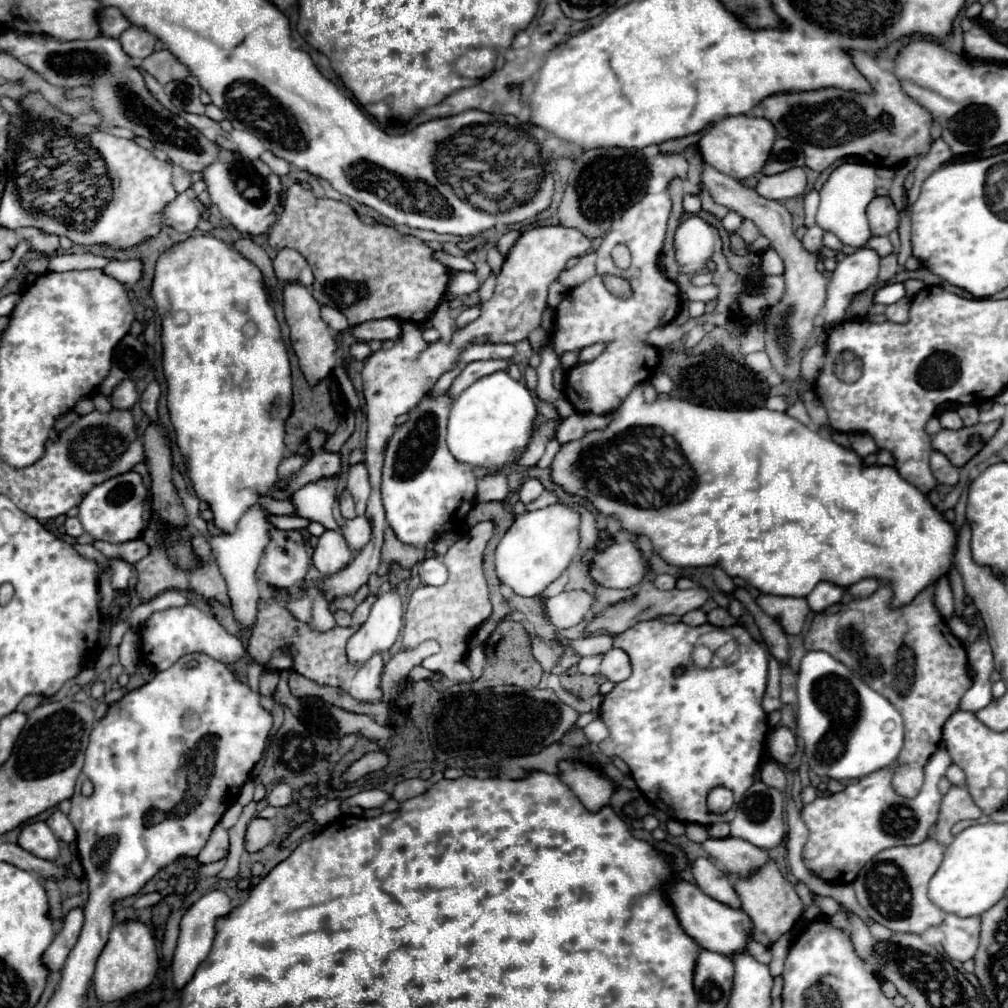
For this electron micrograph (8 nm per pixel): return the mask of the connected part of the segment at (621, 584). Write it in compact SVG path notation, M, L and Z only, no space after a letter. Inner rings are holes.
M622 541L606 547L604 551L594 551L594 565L590 567L590 577L612 589L632 589L646 573L646 563L640 549L632 541Z

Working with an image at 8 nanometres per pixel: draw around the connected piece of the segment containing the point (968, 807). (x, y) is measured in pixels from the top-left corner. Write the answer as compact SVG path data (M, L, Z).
M954 787L944 795L942 801L942 809L940 809L940 817L936 823L936 839L940 843L950 843L952 841L952 825L962 821L962 819L978 819L982 813L976 807L976 803L972 801L970 793L966 787Z

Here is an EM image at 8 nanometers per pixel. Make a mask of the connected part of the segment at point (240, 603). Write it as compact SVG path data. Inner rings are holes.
M254 505L242 515L234 533L220 533L218 537L210 539L214 559L228 585L228 597L232 601L234 615L242 625L250 625L256 619L256 605L258 605L258 599L262 597L262 587L258 583L256 569L268 545L268 531L270 531L268 511L262 505Z

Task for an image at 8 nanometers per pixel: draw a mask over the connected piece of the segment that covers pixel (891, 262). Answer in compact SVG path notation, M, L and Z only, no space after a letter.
M886 255L880 259L880 273L878 273L878 281L886 283L890 281L894 275L898 273L898 263L896 263L896 255Z

